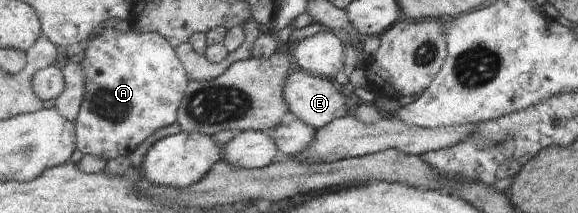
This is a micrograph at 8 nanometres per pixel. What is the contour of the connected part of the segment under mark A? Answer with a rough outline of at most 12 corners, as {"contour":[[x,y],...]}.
{"contour":[[161,33],[83,51],[77,149],[129,156],[178,121],[190,81]]}

